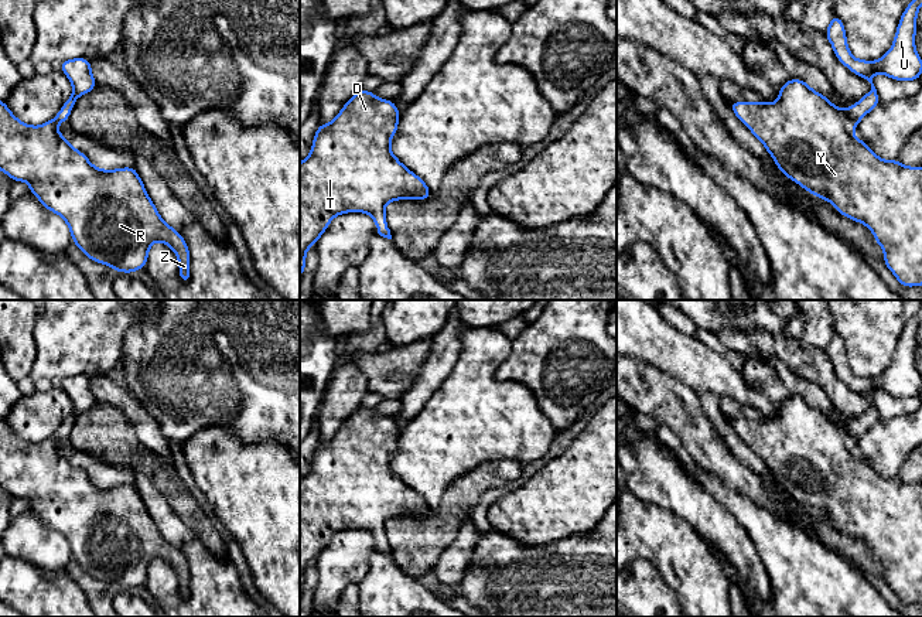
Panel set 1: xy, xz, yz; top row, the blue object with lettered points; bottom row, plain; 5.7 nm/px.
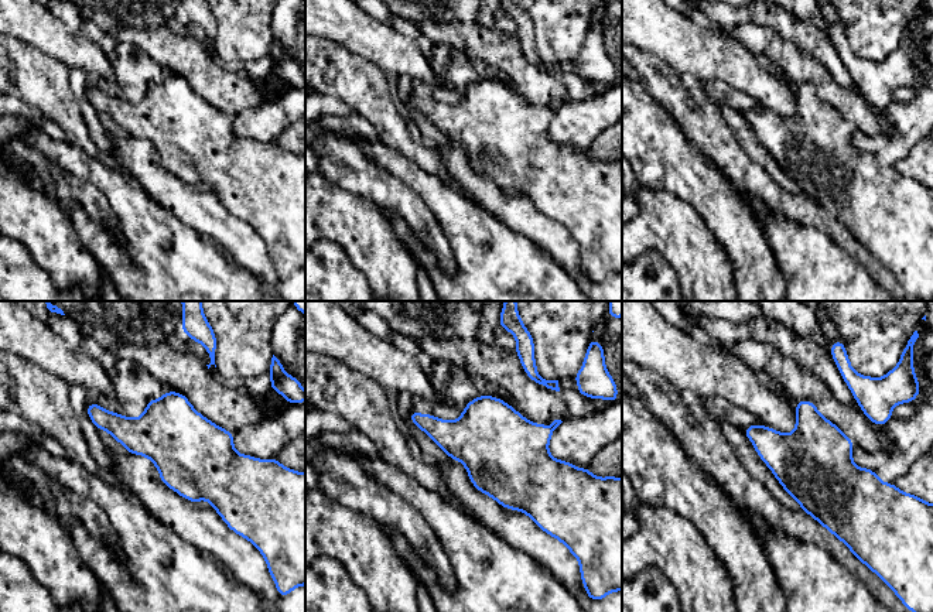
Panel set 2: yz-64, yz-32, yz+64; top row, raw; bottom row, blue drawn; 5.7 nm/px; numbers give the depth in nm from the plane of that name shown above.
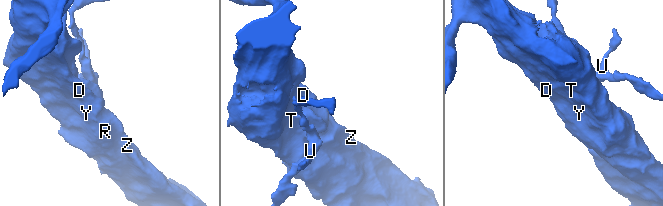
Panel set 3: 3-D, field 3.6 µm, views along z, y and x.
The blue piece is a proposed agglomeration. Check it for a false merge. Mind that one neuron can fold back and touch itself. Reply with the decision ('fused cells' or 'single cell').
single cell

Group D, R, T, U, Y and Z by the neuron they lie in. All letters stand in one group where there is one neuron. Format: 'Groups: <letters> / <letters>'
Groups: D R T U Y Z

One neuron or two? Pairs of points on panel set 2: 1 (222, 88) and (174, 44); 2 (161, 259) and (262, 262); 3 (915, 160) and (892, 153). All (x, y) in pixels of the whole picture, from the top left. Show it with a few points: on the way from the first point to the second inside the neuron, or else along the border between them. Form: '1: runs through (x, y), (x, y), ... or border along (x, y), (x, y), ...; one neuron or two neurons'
1: runs through (211, 81), (185, 55); one neuron
2: border along (211, 239), (262, 281); two neurons
3: border along (918, 140), (892, 166); two neurons

